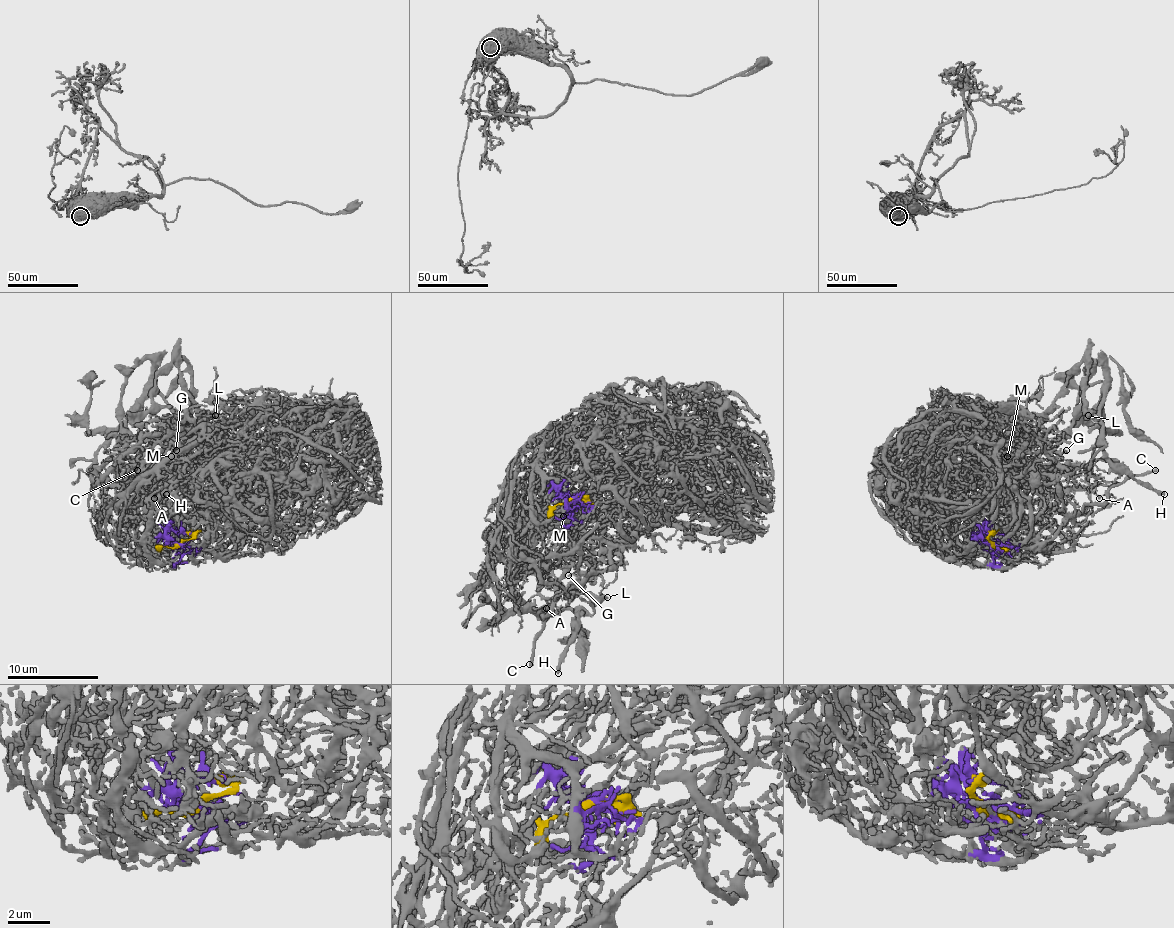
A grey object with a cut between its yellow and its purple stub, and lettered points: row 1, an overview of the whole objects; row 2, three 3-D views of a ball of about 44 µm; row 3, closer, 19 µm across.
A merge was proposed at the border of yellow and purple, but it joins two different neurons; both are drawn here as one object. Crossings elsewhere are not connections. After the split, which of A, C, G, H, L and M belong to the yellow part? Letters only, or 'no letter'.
C

